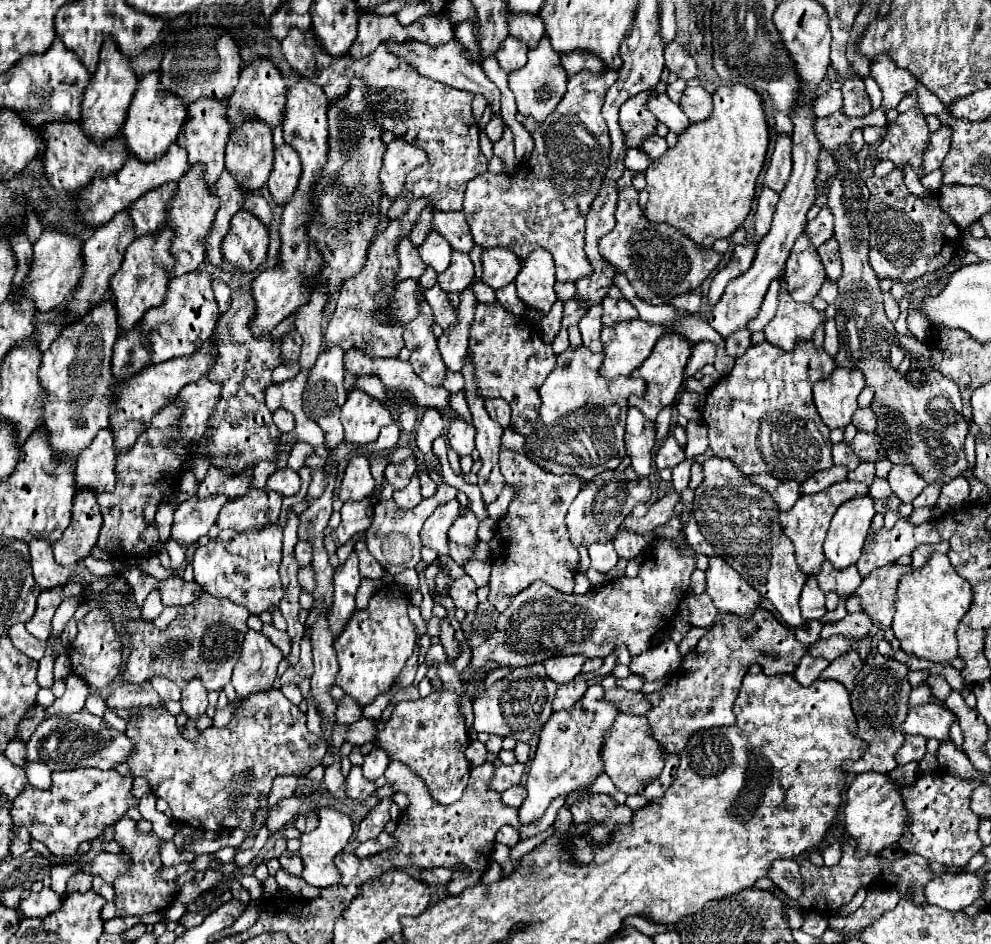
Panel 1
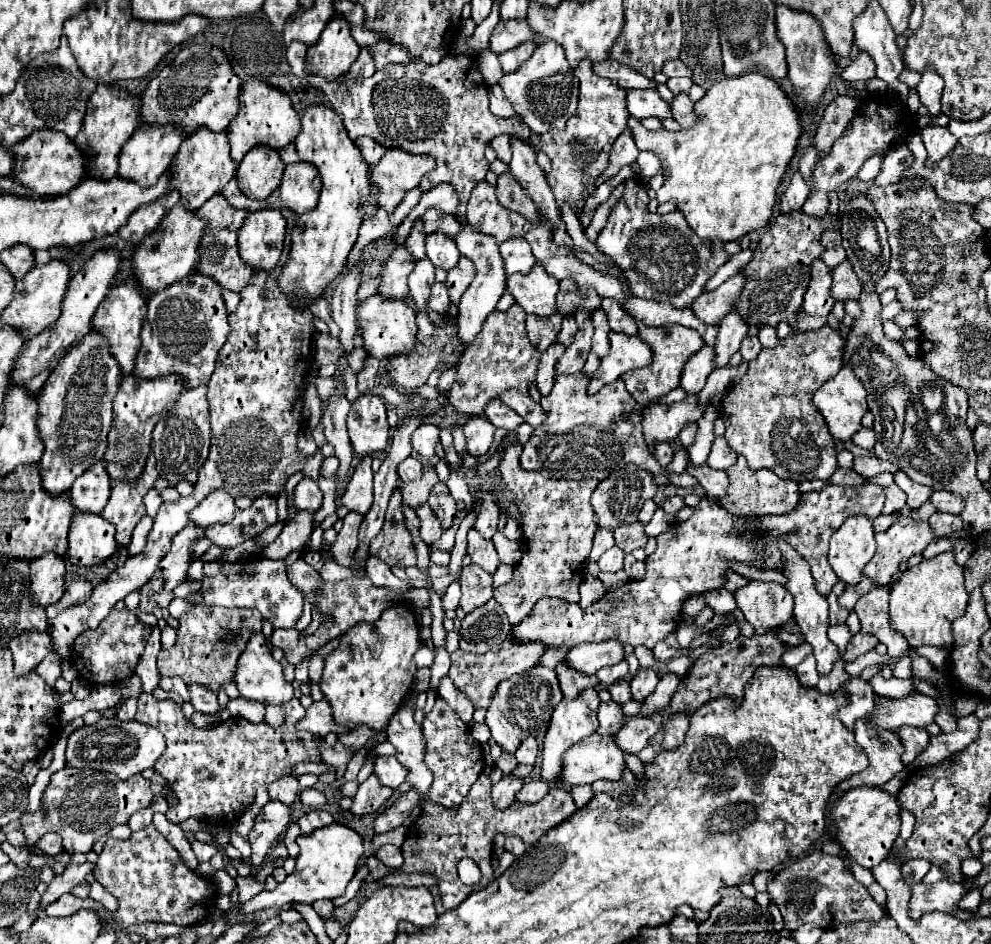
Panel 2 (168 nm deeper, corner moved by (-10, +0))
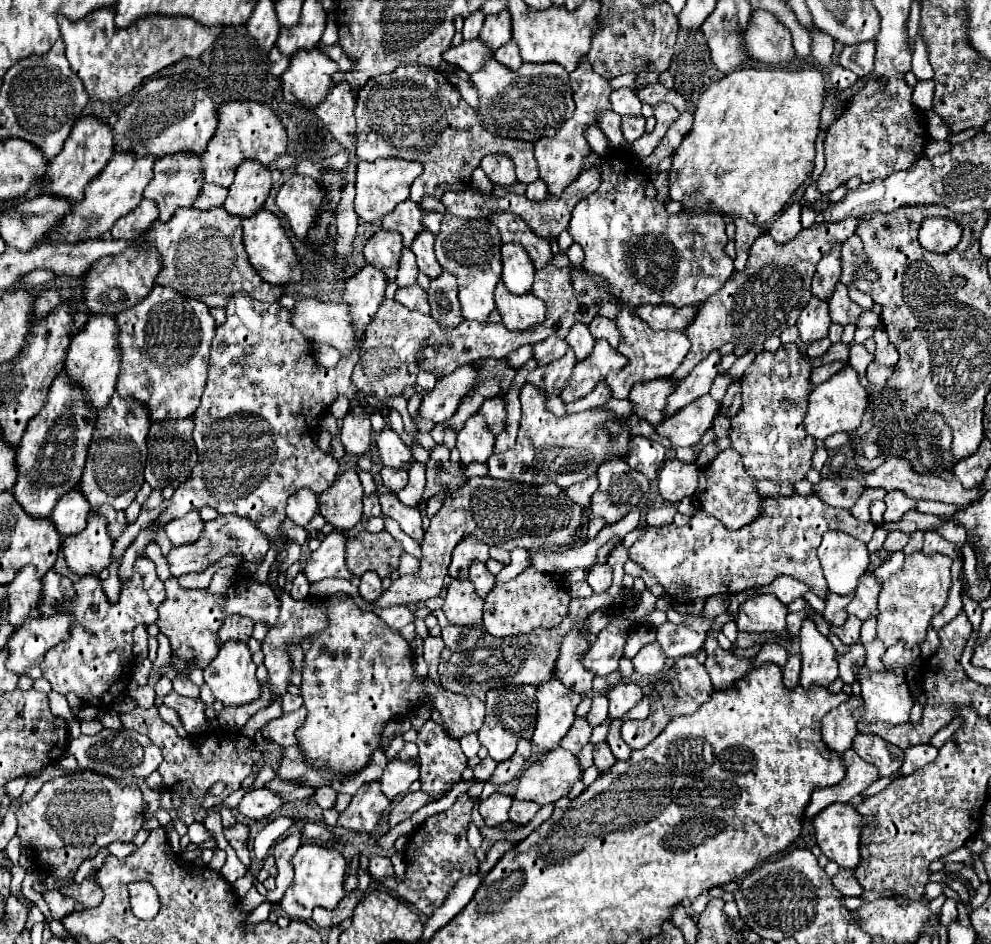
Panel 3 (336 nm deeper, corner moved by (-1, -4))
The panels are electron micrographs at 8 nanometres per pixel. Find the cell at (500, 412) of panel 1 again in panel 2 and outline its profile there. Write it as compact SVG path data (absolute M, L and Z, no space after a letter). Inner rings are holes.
M498 400L488 402L484 414L486 414L486 418L488 418L496 428L502 428L502 430L506 430L506 432L516 430L516 428L524 422L520 414L516 414L510 406L506 406L504 402L498 402Z

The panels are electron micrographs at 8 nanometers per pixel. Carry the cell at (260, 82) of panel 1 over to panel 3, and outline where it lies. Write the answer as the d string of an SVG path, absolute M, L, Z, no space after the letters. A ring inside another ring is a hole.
M227 102L219 110L219 130L211 138L203 152L203 176L205 182L217 186L229 186L235 170L243 160L257 160L263 166L271 166L287 150L287 132L277 114L259 102Z

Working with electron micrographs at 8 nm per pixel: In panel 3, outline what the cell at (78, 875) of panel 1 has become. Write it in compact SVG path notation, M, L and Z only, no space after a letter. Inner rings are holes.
M59 890L45 892L45 894L43 894L43 898L45 898L45 902L47 902L49 910L51 910L51 916L53 916L55 920L63 918L65 914L71 914L71 912L75 910L75 904L77 904L73 898L69 898L69 896L61 894Z

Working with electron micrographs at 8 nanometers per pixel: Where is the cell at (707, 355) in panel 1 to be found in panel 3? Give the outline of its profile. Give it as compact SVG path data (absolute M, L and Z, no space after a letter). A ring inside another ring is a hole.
M657 378L653 382L633 386L633 394L629 394L629 400L635 404L635 414L655 426L657 422L661 422L661 418L665 418L667 398L675 388L677 382L673 378Z

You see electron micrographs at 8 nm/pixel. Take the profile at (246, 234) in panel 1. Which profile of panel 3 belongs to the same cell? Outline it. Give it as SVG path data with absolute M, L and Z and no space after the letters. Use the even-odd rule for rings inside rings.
M259 210L257 214L243 218L243 244L245 252L249 256L251 266L257 270L257 274L271 282L271 284L285 284L285 282L297 282L301 278L299 258L293 252L293 246L279 222L279 218L269 210Z

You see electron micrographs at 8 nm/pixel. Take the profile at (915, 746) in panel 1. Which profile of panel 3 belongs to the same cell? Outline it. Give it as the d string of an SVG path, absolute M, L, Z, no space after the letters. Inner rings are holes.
M857 734L853 740L853 748L867 762L877 764L879 776L891 776L903 764L903 750L877 734Z

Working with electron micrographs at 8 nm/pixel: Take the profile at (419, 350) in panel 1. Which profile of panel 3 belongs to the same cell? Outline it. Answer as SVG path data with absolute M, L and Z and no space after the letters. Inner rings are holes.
M405 248L401 262L399 262L399 272L397 272L395 282L399 286L413 286L417 282L417 274L419 274L419 268L415 264L415 254L409 248Z

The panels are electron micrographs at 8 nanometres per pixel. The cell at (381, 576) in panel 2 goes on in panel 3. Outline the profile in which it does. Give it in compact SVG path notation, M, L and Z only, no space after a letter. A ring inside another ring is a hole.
M365 572L365 574L361 576L359 594L361 594L363 600L367 600L367 602L375 600L377 594L381 594L381 590L383 590L383 588L381 588L381 578L379 578L377 574L373 574L373 572Z

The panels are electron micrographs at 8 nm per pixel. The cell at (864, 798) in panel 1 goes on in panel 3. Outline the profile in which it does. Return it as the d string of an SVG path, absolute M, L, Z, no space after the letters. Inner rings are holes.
M831 804L813 818L813 826L815 826L817 846L829 860L833 860L841 868L849 868L849 870L855 870L859 866L859 862L861 862L861 830L865 826L865 816L857 814L855 806Z

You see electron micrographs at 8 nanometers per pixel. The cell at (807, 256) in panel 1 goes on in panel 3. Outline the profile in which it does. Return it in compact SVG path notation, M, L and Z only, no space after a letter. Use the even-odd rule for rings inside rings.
M811 298L809 304L801 310L801 316L797 320L797 328L801 332L803 342L815 342L827 336L831 318L827 312L827 302L819 298Z

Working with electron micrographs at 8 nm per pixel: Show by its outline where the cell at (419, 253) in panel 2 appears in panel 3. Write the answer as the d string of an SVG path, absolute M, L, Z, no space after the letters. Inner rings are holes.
M379 230L363 246L363 254L369 264L383 270L389 280L395 280L397 264L399 264L403 248L405 246L403 246L401 234L391 232L391 230Z

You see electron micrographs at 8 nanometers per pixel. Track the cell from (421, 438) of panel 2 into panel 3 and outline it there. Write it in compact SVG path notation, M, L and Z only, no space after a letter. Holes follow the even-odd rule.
M385 428L377 436L375 442L377 442L379 454L381 454L381 464L385 464L385 466L401 468L403 464L409 464L413 460L411 448L391 428Z

